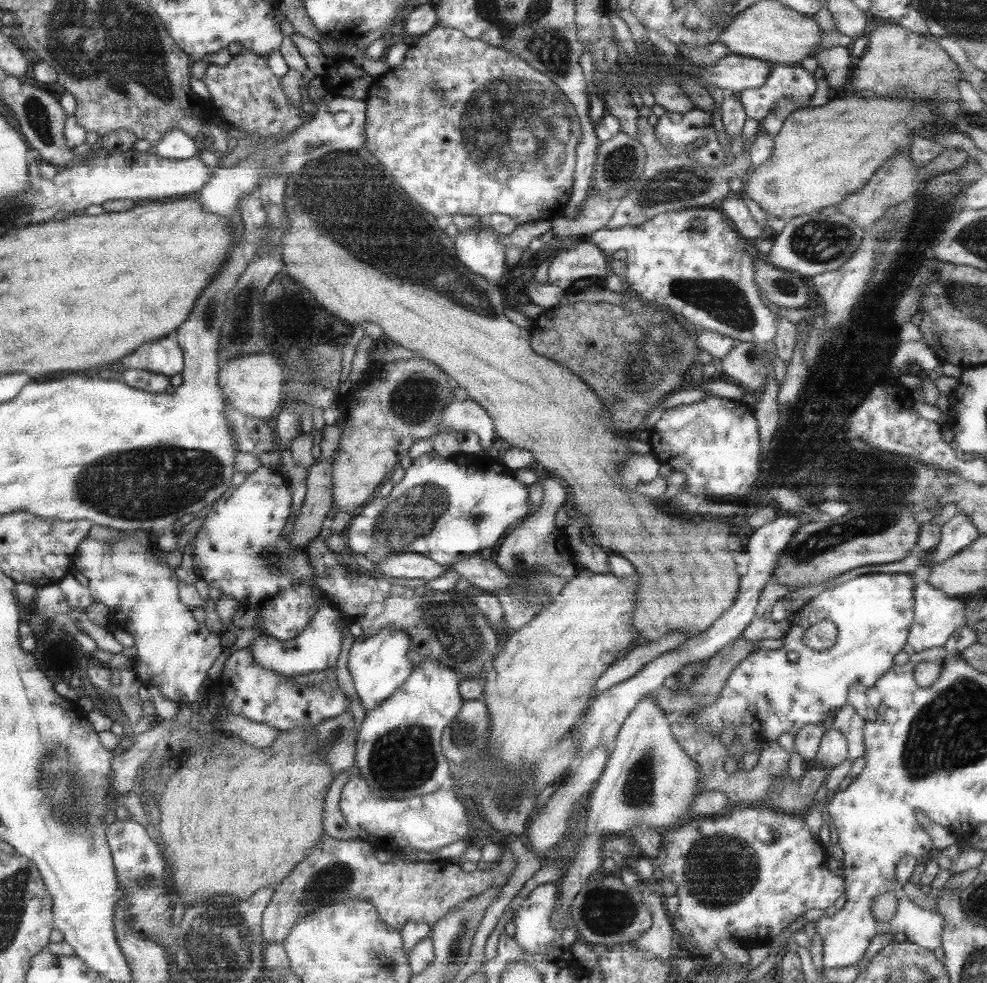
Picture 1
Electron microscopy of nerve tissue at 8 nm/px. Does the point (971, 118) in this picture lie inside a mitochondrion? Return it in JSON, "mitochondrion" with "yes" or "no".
{"mitochondrion":"no"}

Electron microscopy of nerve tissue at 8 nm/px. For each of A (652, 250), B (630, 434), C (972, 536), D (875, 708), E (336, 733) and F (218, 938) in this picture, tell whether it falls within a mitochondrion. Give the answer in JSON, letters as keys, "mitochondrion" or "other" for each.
{"A":"other","B":"other","C":"other","D":"other","E":"mitochondrion","F":"mitochondrion"}

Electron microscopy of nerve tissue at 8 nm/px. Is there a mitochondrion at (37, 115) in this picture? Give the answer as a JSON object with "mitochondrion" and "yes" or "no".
{"mitochondrion":"yes"}

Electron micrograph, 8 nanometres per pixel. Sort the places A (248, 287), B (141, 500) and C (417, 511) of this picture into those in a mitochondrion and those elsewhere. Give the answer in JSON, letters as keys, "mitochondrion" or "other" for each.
{"A":"mitochondrion","B":"mitochondrion","C":"mitochondrion"}

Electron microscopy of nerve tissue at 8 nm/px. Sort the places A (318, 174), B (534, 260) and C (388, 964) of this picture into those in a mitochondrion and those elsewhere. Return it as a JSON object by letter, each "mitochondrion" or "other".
{"A":"mitochondrion","B":"other","C":"mitochondrion"}

